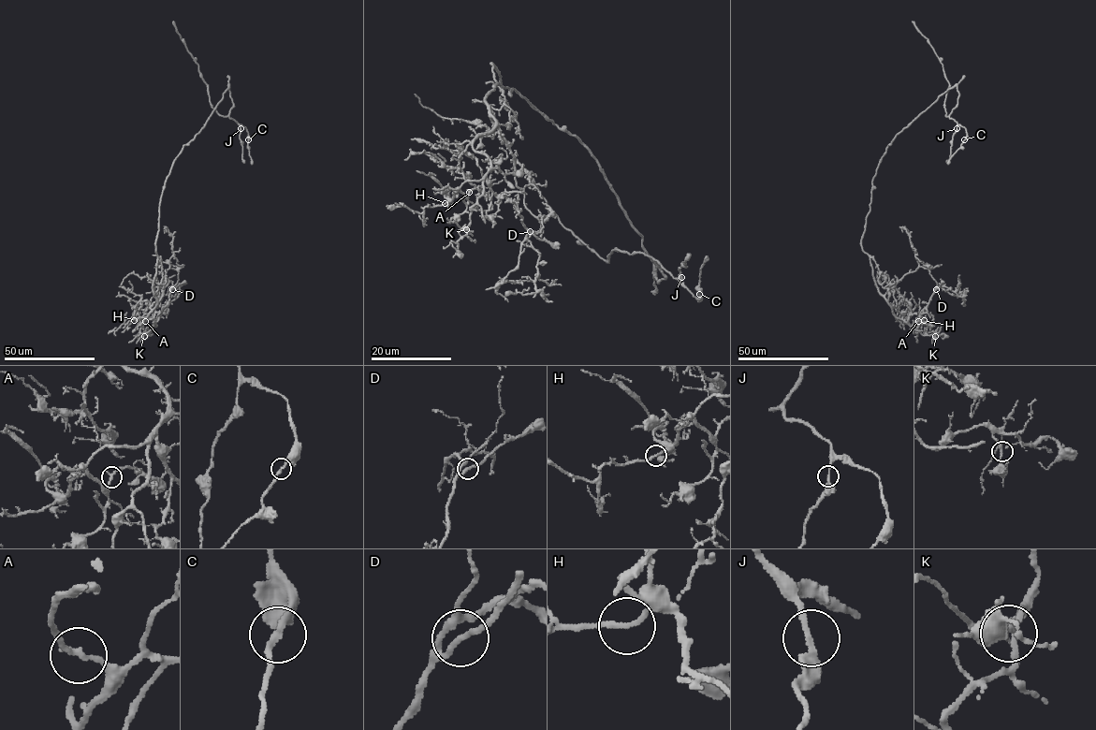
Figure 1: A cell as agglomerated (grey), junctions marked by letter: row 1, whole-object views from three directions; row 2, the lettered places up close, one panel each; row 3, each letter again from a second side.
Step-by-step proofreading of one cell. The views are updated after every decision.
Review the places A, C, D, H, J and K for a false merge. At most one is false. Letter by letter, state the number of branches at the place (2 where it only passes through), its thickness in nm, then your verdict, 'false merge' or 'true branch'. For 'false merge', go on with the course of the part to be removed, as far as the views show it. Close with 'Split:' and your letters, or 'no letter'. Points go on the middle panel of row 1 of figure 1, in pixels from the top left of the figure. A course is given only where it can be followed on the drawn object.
A: 2 | 190 nm | true branch
C: 2 | 180 nm | true branch
D: 2 | 190 nm | true branch
H: 2 | 170 nm | true branch
J: 2 | 190 nm | true branch
K: 2 | 170 nm | true branch
Split: no letter

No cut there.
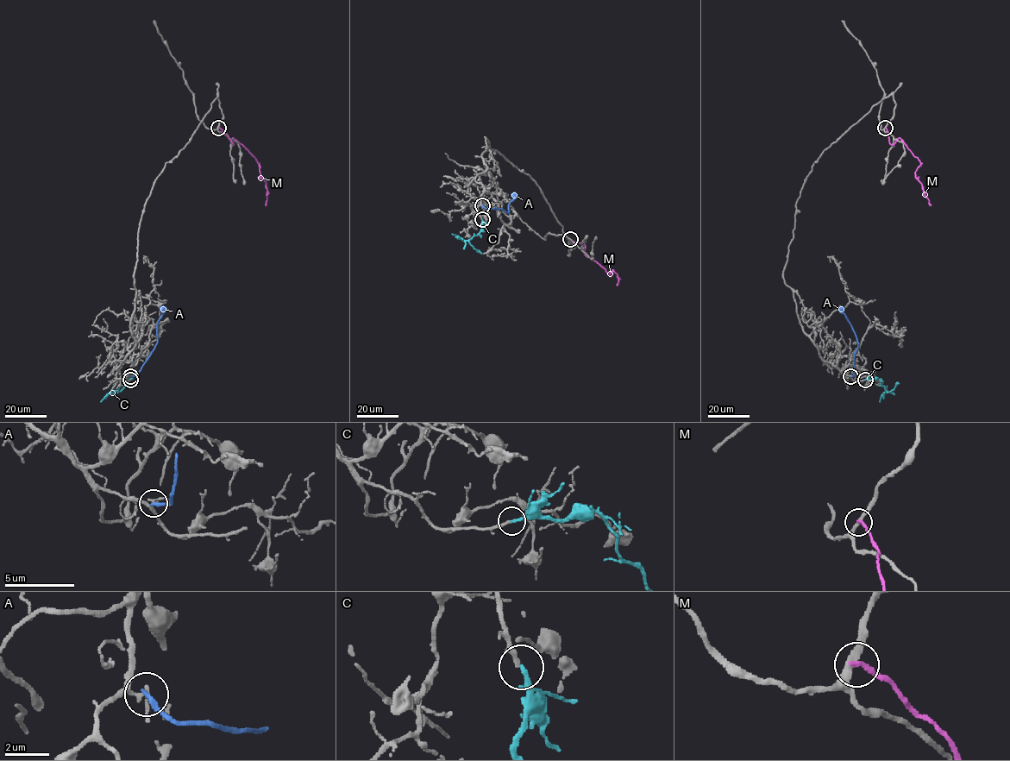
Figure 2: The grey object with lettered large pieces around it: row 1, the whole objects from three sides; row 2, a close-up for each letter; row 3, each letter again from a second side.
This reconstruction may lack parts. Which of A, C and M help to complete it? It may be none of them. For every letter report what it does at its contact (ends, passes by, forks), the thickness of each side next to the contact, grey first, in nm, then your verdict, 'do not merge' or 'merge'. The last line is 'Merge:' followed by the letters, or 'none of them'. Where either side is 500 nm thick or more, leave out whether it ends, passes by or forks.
A: it ends | 120/240 nm | do not merge
C: it ends | 200/200 nm | merge
M: it ends | 280/200 nm | do not merge
Merge: C

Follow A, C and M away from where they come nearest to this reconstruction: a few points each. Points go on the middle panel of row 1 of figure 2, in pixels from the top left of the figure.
A: (482, 205), (501, 208), (507, 212), (513, 195)
C: (481, 219), (480, 232), (467, 241), (452, 234)
M: (569, 240), (583, 243), (585, 254), (609, 274), (612, 270), (617, 276), (617, 286)

